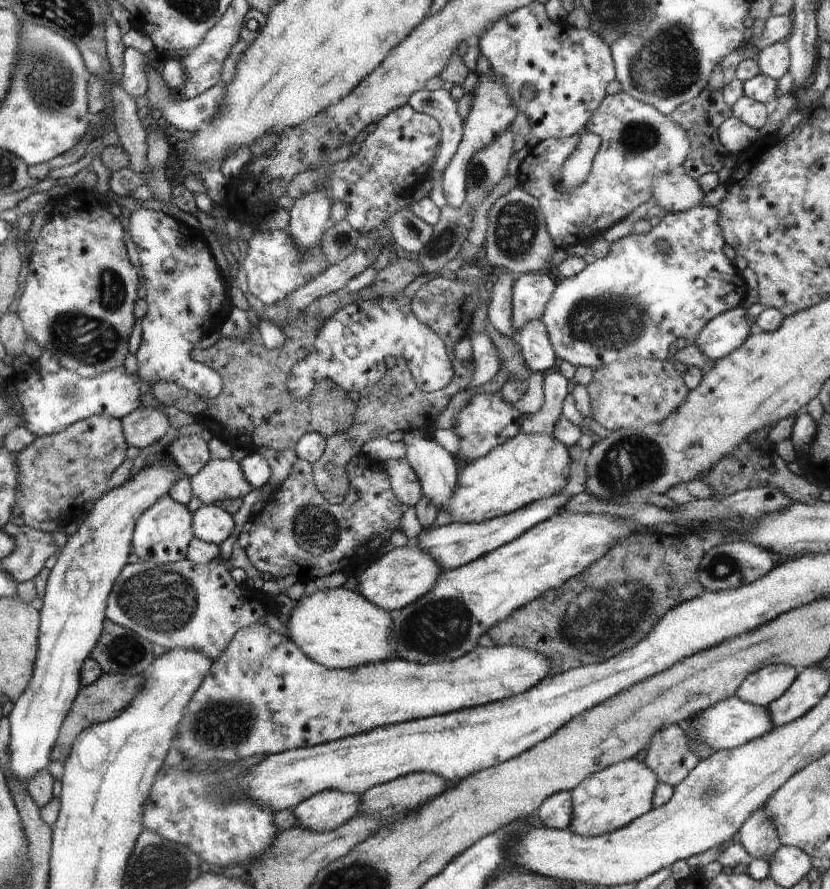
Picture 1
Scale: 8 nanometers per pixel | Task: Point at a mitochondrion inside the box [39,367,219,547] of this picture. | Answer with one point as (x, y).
(69, 392)

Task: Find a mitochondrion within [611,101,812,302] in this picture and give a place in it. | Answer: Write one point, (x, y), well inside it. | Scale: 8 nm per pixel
(636, 137)

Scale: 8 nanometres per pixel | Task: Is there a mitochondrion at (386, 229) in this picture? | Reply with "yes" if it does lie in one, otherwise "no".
no

